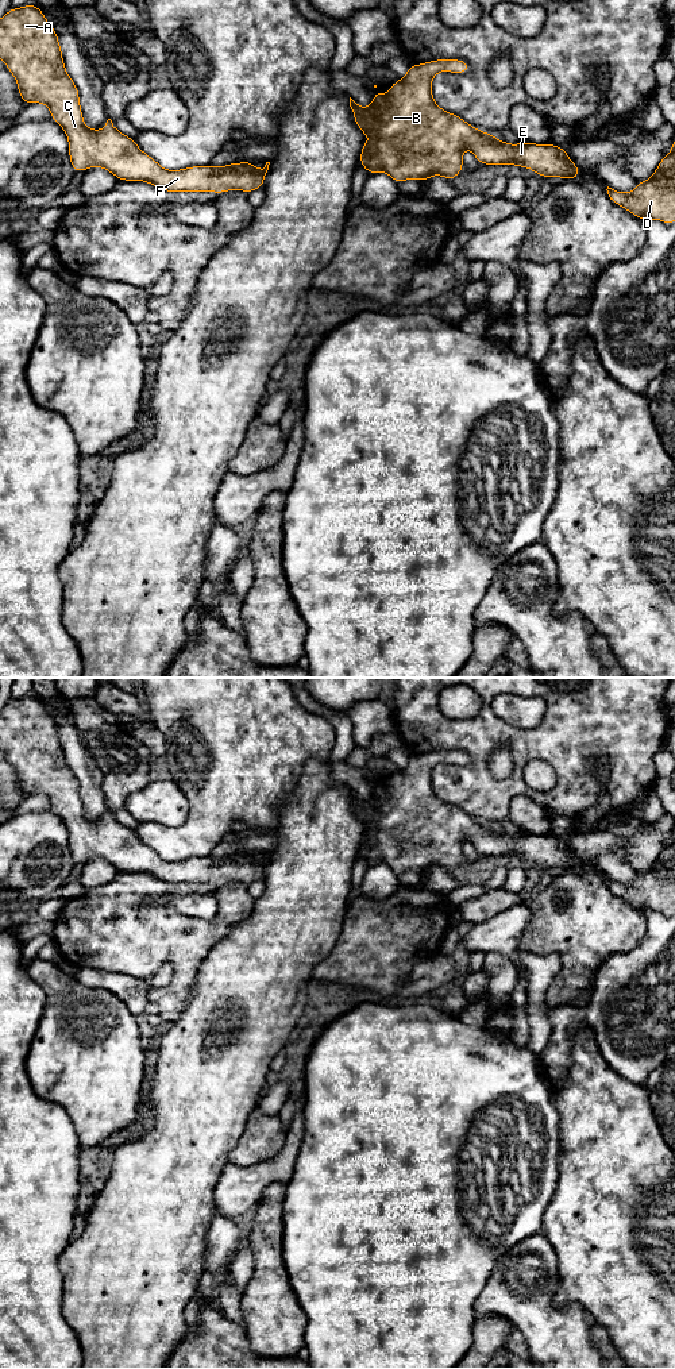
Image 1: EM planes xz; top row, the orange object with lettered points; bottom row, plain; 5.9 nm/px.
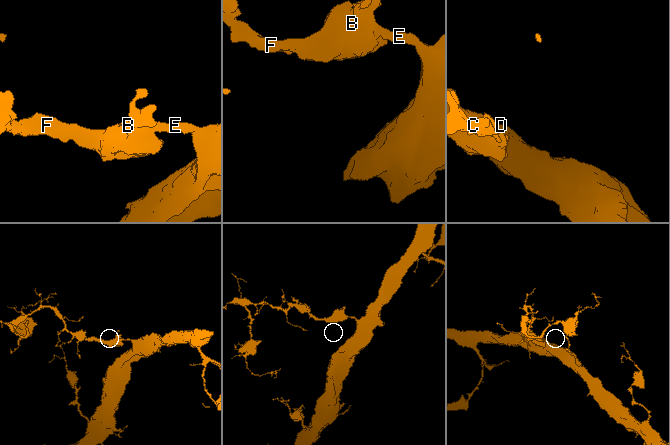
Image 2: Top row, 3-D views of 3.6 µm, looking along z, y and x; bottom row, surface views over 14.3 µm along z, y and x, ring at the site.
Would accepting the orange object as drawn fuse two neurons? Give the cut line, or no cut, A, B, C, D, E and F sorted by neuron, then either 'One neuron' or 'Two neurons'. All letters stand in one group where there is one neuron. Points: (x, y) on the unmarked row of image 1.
No split. Groups: A B C D E F. One neuron

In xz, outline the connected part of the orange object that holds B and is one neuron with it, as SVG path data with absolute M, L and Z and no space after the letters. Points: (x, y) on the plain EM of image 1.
M433 751L409 756L408 764L400 772L392 774L387 787L375 780L369 799L350 788L354 813L364 826L359 856L366 859L369 867L383 863L397 875L410 869L425 874L431 867L443 867L452 872L464 859L463 842L471 840L481 856L517 856L545 869L579 869L580 860L568 849L566 840L552 834L505 834L474 820L460 807L441 801L432 788L432 770L439 763L468 764L470 756L462 751Z

